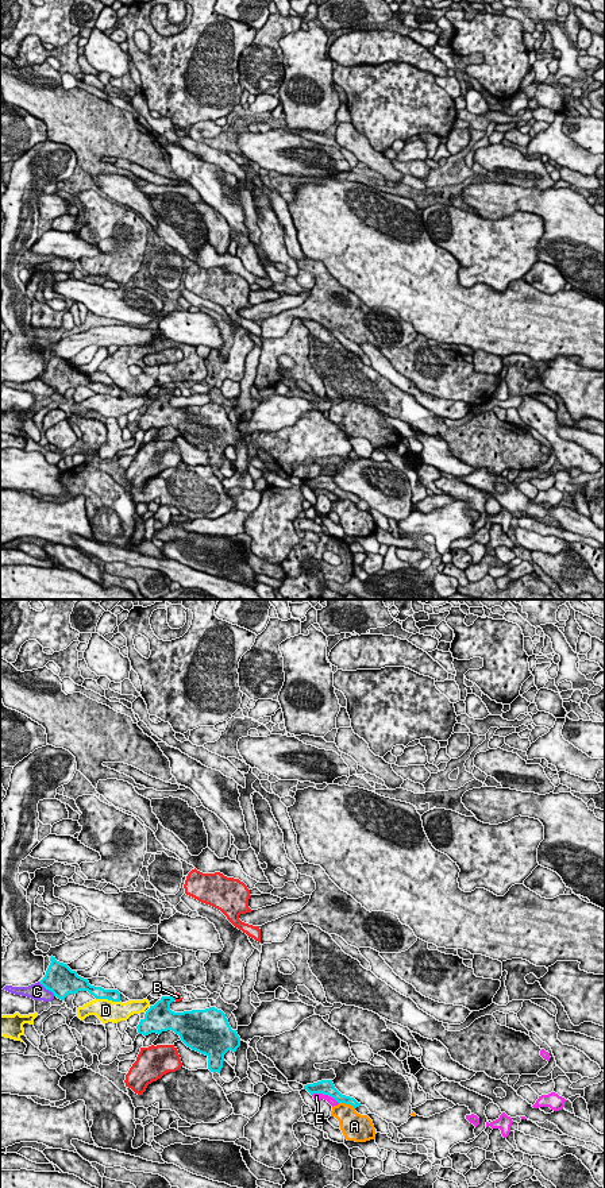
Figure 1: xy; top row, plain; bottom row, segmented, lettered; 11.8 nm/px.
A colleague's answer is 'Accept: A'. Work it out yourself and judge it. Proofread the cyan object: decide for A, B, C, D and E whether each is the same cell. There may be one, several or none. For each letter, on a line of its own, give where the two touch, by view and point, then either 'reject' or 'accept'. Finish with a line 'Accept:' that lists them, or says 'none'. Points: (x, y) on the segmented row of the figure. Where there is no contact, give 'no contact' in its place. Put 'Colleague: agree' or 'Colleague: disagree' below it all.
A: xy (347, 1103) | reject
B: xy (173, 998) | reject
C: xy (46, 988) | reject
D: xy (108, 999) | reject
E: xy (326, 1094) | reject
Accept: none
Colleague: disagree

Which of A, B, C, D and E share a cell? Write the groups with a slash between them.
A / B / C / D / E

